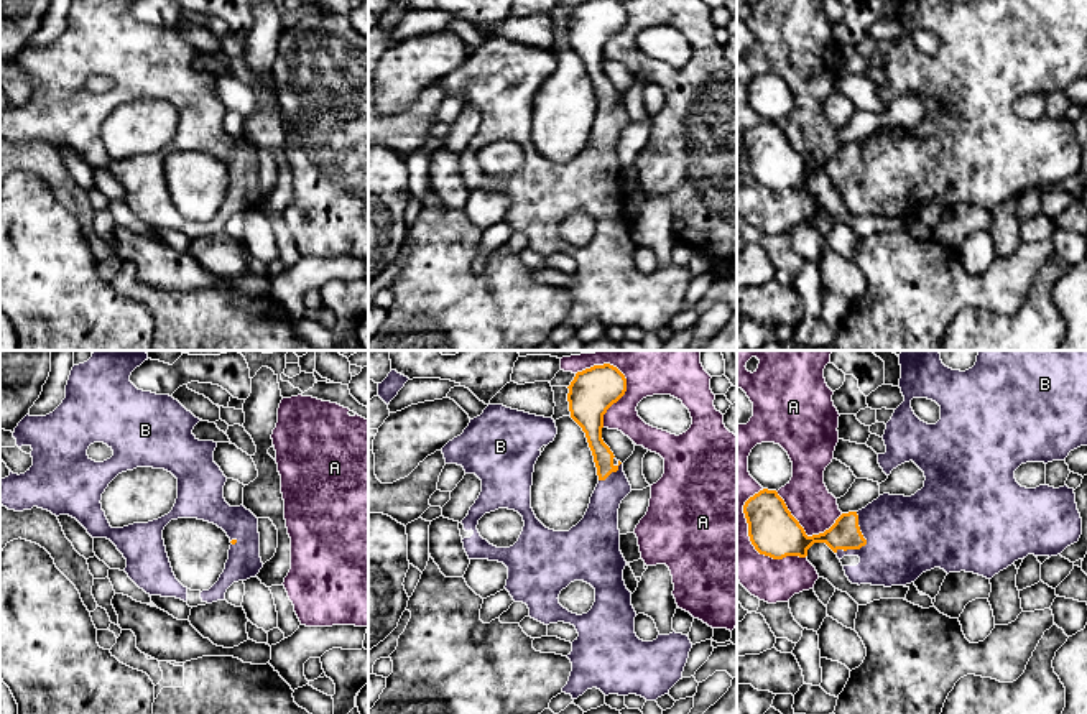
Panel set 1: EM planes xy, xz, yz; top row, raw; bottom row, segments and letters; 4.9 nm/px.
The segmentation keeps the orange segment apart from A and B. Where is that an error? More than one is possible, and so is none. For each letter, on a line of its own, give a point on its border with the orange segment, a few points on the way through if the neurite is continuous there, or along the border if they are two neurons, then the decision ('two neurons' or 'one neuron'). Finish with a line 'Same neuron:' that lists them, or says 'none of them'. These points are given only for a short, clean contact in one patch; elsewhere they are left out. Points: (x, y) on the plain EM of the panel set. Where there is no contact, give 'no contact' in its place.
A: yz (804, 163) | two neurons
B: yz (865, 175) | across yz (844, 165), (857, 166), (865, 175), (872, 168), (906, 168) | one neuron
Same neuron: B

